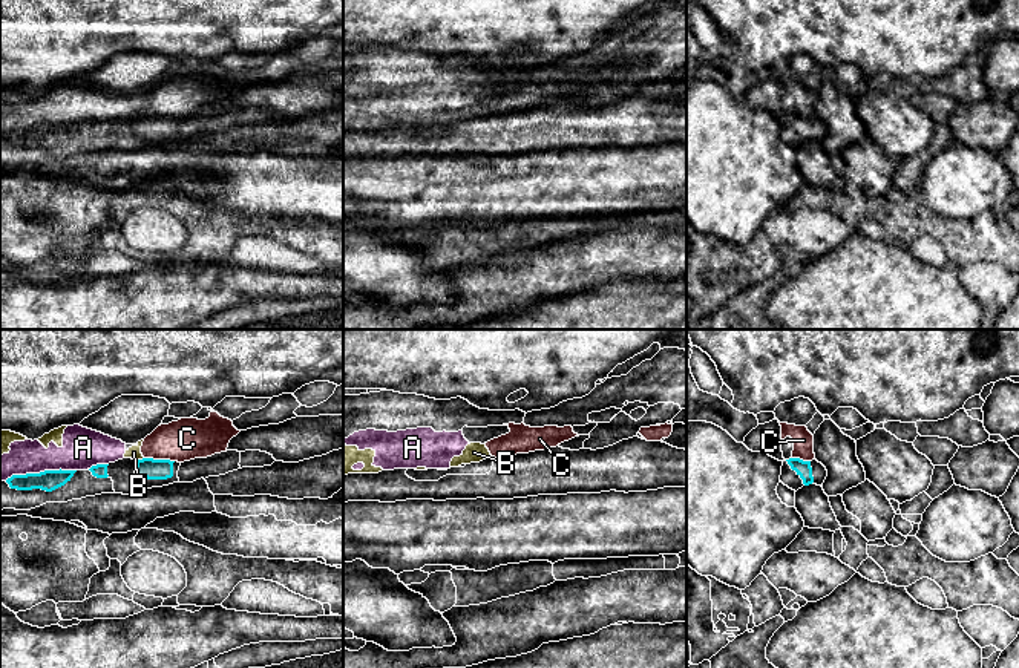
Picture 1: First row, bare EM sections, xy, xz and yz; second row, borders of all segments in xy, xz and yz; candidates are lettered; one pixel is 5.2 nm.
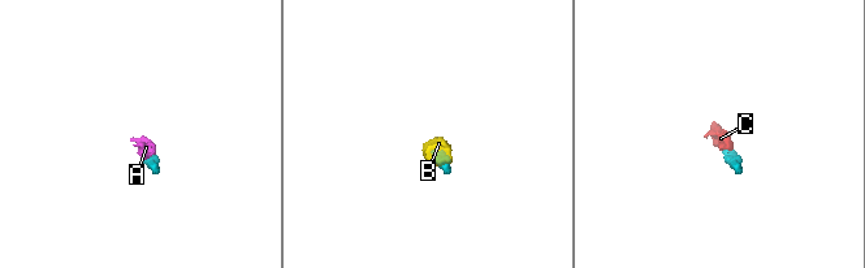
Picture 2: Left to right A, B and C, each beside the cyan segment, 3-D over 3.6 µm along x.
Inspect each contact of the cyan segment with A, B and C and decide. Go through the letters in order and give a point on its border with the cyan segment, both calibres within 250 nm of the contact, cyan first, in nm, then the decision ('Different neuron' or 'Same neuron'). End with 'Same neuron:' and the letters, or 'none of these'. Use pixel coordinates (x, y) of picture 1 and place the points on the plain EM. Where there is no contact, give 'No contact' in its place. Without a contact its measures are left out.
A: Touches cyan at xy (40, 129). Thickness 110 nm (cyan) against 200 nm. Different neuron
B: Touches cyan at xy (140, 117). Thickness 110 nm (cyan) against 70 nm. Different neuron
C: Touches cyan at xy (160, 117). Thickness 110 nm (cyan) against 220 nm. Different neuron
Same neuron: none of these

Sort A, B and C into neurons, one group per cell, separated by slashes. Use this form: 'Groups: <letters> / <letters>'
Groups: A B C

